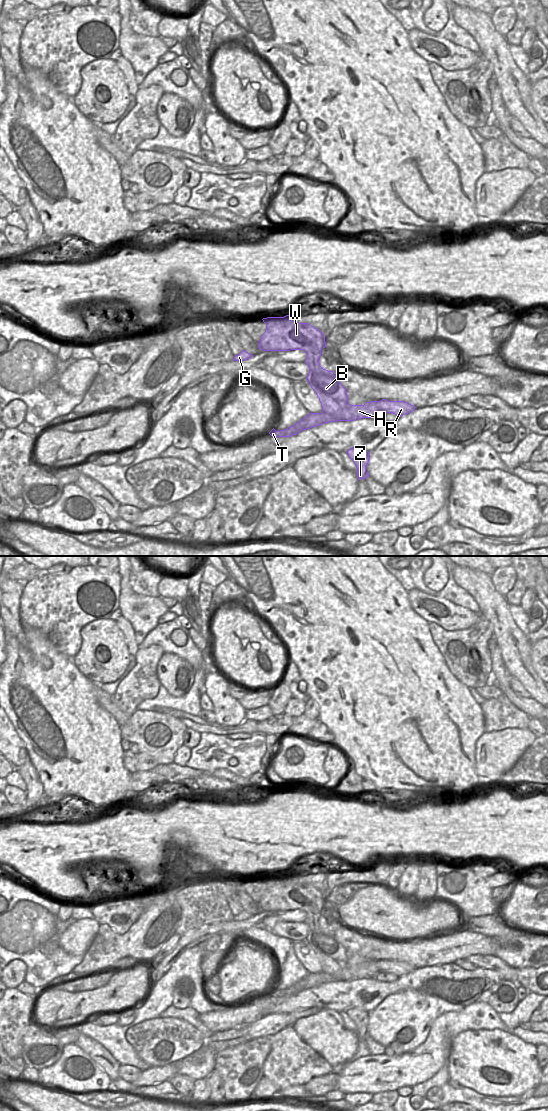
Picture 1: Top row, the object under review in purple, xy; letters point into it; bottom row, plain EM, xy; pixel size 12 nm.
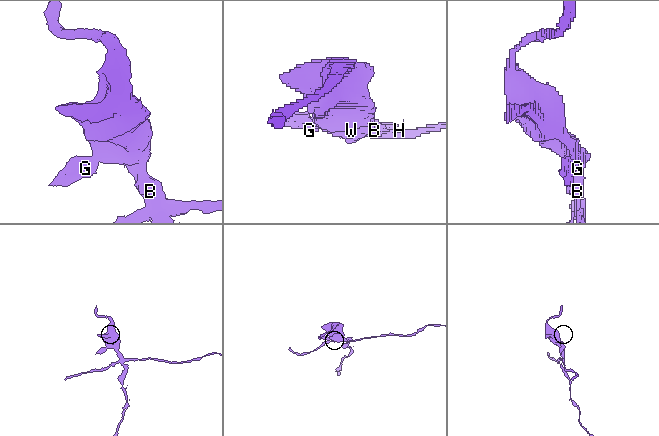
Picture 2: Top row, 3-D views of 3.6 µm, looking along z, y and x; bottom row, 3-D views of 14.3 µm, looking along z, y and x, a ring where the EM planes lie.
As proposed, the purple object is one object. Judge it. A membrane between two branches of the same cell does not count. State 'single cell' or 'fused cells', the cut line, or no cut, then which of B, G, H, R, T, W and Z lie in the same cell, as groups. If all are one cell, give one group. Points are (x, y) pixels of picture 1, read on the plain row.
fused cells; cut in xy along (347, 963), (337, 974), (329, 974), (322, 971); B G W Z / H R T

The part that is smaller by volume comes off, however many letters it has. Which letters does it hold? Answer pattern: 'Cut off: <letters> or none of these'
Cut off: H, R, T.

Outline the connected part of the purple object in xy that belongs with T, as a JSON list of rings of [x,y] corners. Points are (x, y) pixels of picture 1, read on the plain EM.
[[[380,961],[366,962],[364,965],[351,965],[347,963],[338,975],[329,973],[308,973],[294,985],[280,991],[274,988],[269,992],[272,997],[290,997],[298,994],[302,990],[310,989],[324,983],[335,981],[354,981],[362,978],[374,978],[377,973],[393,973],[401,977],[415,970],[415,967],[404,961]]]

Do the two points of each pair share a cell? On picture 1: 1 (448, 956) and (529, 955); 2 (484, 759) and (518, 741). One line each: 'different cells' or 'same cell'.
1: different cells
2: same cell

